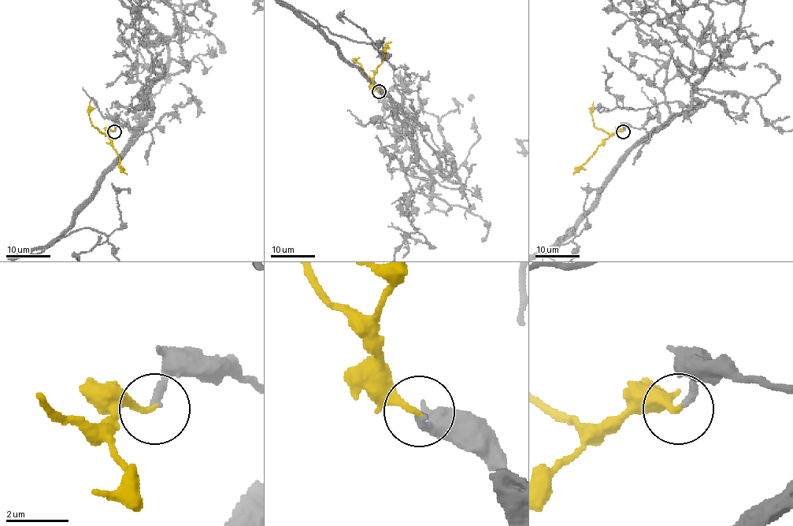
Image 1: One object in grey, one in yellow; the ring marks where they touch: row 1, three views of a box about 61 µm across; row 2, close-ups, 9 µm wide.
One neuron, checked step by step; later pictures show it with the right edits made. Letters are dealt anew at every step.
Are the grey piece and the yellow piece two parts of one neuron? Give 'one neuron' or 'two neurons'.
one neuron

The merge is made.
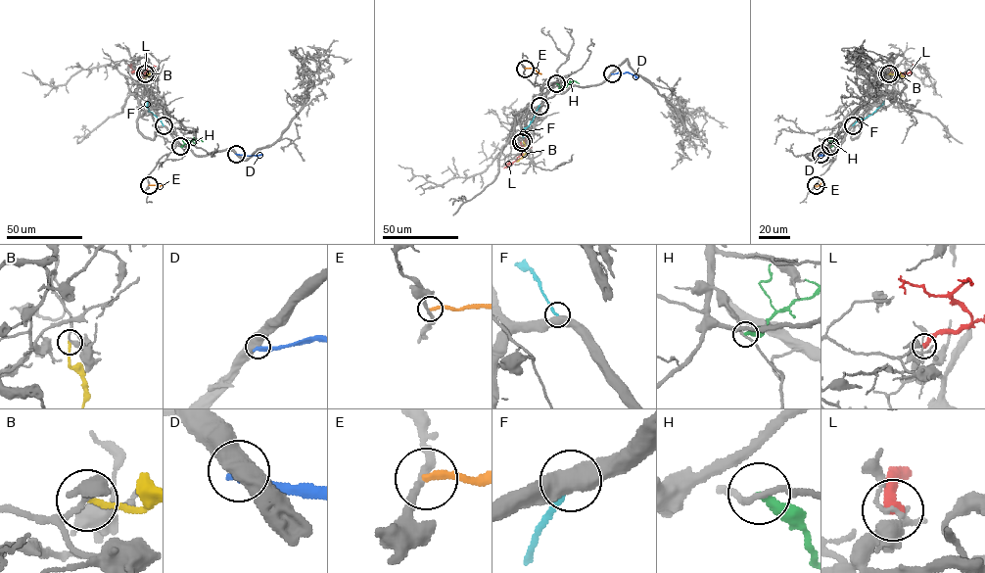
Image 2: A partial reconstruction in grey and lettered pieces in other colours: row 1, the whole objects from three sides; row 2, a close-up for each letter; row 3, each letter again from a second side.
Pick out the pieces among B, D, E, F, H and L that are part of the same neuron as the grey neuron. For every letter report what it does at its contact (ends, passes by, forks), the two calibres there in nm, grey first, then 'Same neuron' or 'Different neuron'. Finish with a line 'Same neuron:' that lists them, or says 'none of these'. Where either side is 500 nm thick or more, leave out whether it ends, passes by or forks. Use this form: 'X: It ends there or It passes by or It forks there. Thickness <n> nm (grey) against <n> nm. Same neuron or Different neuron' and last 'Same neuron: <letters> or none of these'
B: It ends there. Thickness 280 nm (grey) against 190 nm. Different neuron
D: Thickness 550 nm (grey) against 360 nm. Different neuron
E: It ends there. Thickness 260 nm (grey) against 240 nm. Different neuron
F: Thickness 550 nm (grey) against 220 nm. Different neuron
H: It ends there. Thickness 180 nm (grey) against 400 nm. Different neuron
L: It ends there. Thickness 110 nm (grey) against 360 nm. Different neuron
Same neuron: none of these

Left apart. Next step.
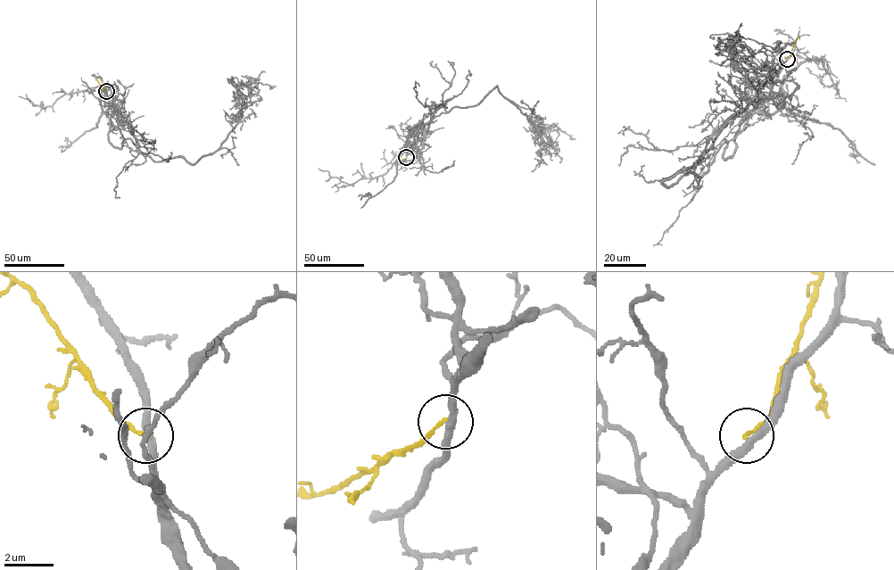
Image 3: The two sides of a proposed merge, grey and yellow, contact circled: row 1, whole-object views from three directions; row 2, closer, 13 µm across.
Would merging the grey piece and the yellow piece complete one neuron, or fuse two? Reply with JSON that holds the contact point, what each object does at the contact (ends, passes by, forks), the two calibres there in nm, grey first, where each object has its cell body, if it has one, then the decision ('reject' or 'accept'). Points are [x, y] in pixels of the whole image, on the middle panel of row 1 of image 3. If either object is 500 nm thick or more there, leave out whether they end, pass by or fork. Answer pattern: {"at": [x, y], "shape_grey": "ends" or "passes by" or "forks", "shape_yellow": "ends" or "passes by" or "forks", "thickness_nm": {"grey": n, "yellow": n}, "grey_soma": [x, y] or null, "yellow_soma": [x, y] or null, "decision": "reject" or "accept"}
{"at": [406, 157], "shape_grey": "passes by", "shape_yellow": "ends", "thickness_nm": {"grey": 320, "yellow": 150}, "grey_soma": null, "yellow_soma": null, "decision": "reject"}

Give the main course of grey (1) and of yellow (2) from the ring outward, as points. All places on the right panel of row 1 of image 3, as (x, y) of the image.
1: (787, 60), (699, 181), (665, 185), (757, 99), (765, 84), (729, 44), (755, 49)
2: (787, 59), (798, 35)

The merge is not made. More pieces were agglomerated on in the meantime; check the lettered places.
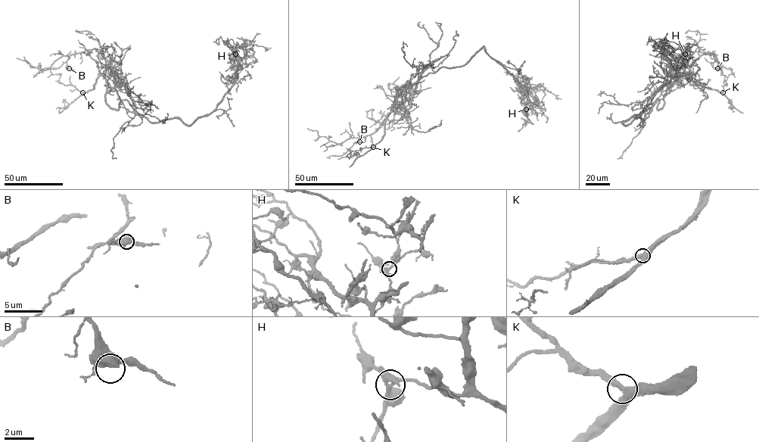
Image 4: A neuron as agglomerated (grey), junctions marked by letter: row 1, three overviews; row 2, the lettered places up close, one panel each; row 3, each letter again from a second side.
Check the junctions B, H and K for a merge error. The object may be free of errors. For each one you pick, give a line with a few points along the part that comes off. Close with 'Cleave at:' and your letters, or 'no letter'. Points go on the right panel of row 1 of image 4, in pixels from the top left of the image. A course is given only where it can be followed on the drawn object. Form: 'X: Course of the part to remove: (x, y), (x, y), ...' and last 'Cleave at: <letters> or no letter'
Cleave at: no letter

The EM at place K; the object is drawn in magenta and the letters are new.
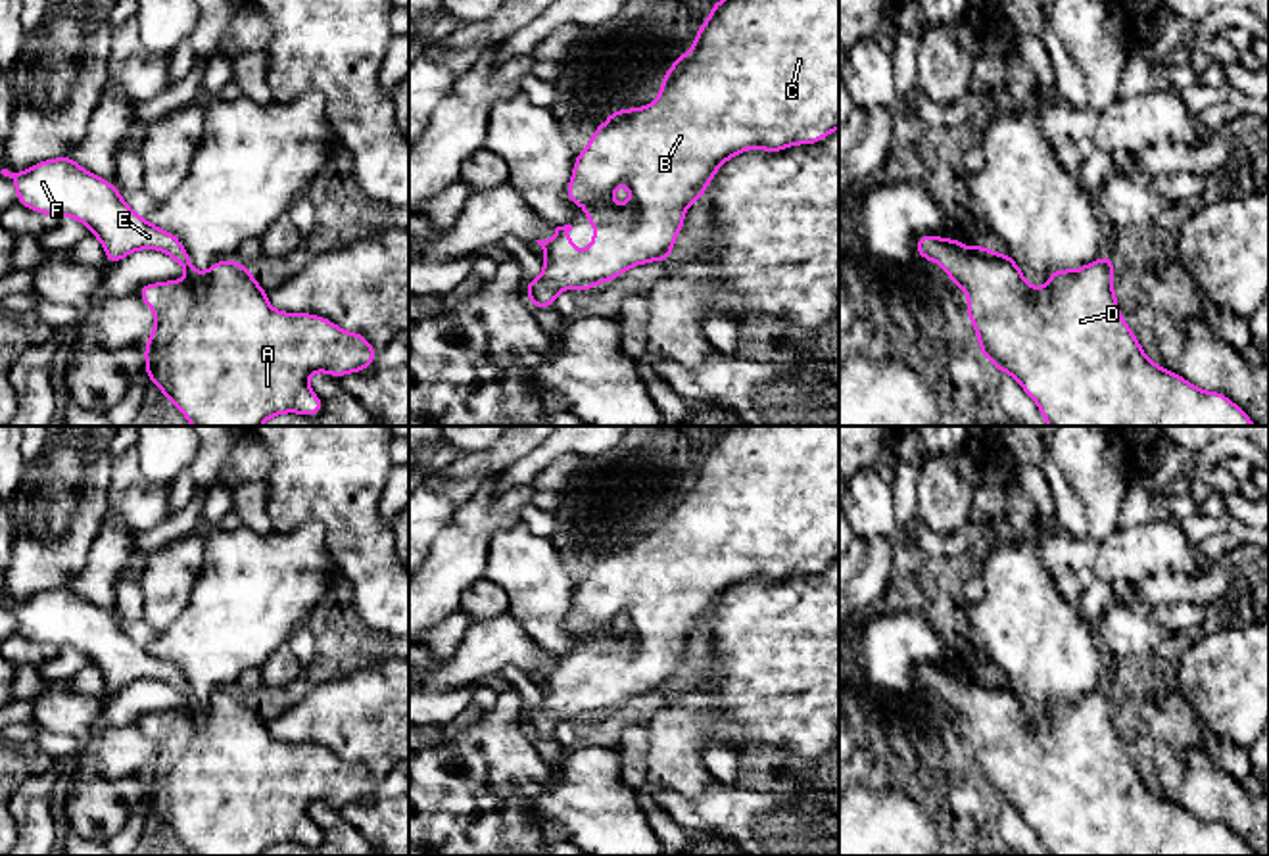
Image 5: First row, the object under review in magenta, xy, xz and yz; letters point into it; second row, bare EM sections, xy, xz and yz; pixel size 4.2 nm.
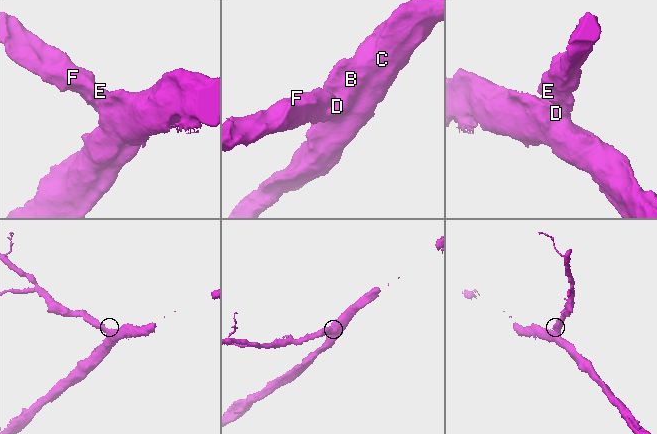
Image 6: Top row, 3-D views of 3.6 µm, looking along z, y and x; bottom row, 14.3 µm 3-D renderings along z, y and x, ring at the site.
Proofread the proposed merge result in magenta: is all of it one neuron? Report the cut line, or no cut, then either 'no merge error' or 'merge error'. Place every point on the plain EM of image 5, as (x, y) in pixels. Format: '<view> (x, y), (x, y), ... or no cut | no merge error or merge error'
no cut | no merge error

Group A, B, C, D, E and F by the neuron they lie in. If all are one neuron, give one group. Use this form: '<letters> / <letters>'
A B C D E F

